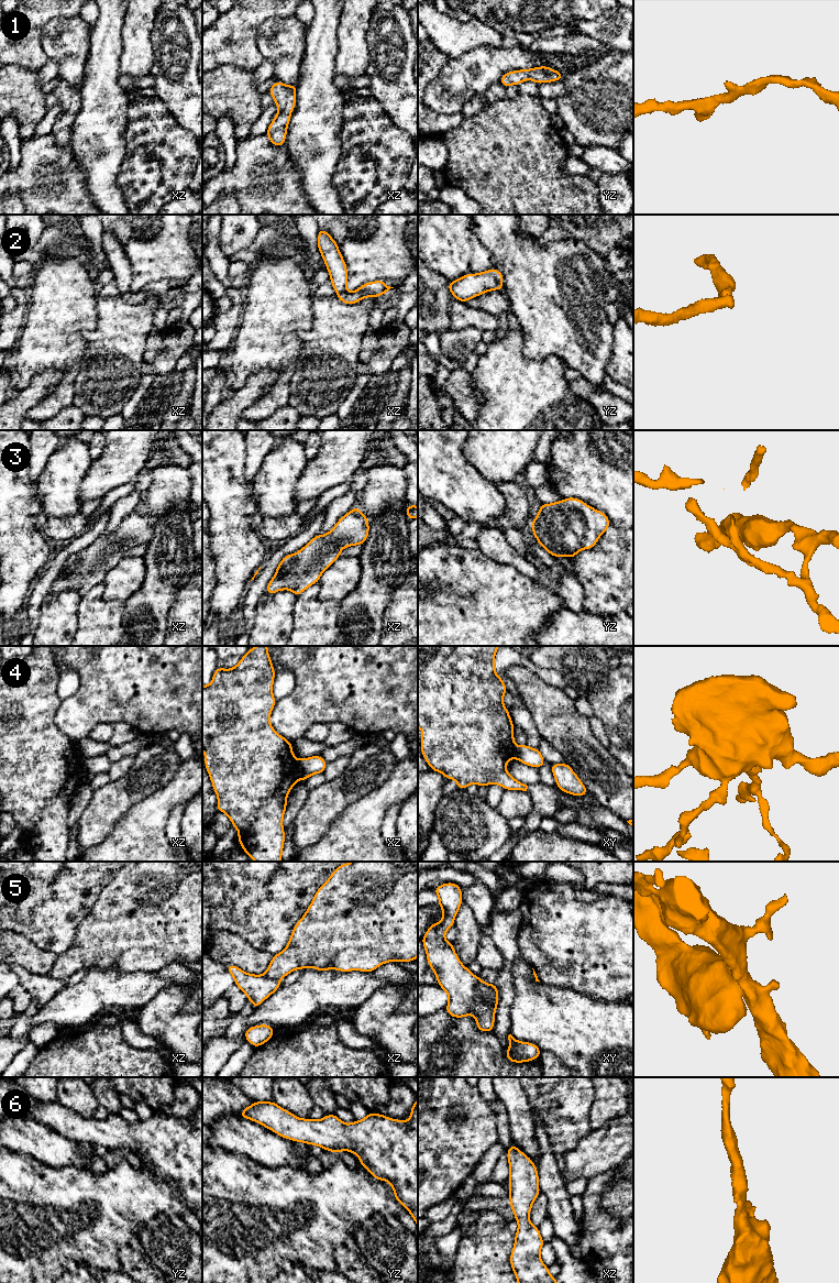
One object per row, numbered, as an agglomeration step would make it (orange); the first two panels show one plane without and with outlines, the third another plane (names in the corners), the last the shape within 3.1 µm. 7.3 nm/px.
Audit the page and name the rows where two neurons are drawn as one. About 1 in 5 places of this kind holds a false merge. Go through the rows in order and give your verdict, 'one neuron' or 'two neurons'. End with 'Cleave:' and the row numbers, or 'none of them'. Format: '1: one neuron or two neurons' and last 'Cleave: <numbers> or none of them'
1: one neuron
2: one neuron
3: one neuron
4: two neurons
5: two neurons
6: one neuron
Cleave: 4, 5

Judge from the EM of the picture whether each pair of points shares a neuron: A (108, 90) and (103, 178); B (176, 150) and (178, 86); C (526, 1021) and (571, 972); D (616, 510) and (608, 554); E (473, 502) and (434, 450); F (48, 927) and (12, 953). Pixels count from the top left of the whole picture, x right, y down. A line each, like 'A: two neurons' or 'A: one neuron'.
A: one neuron
B: two neurons
C: two neurons
D: two neurons
E: one neuron
F: two neurons

